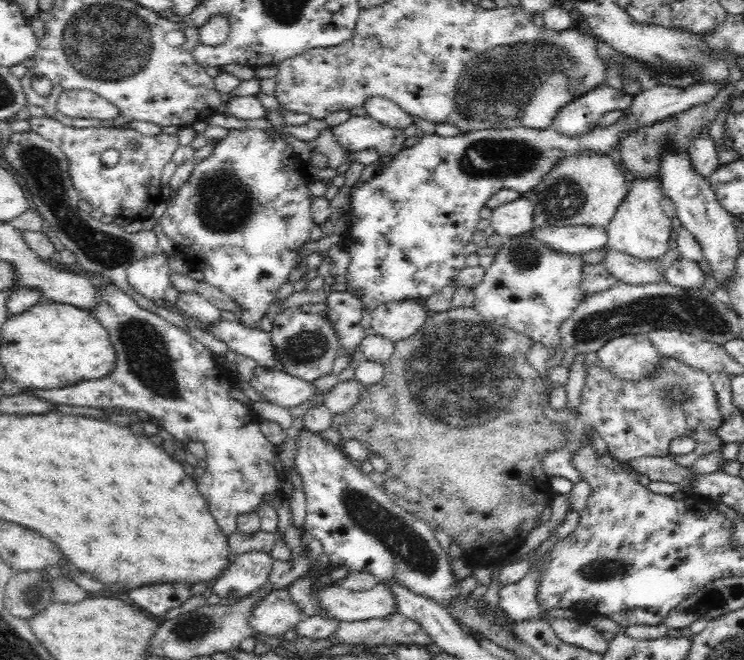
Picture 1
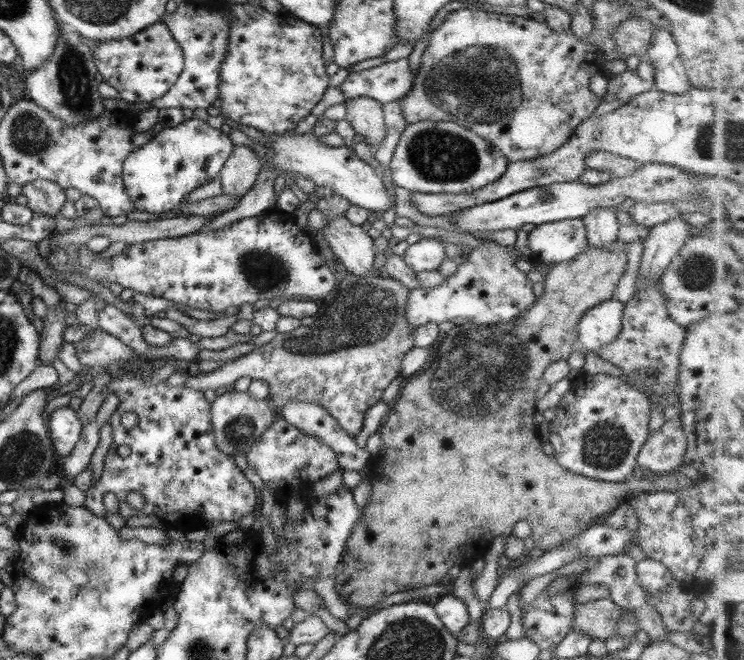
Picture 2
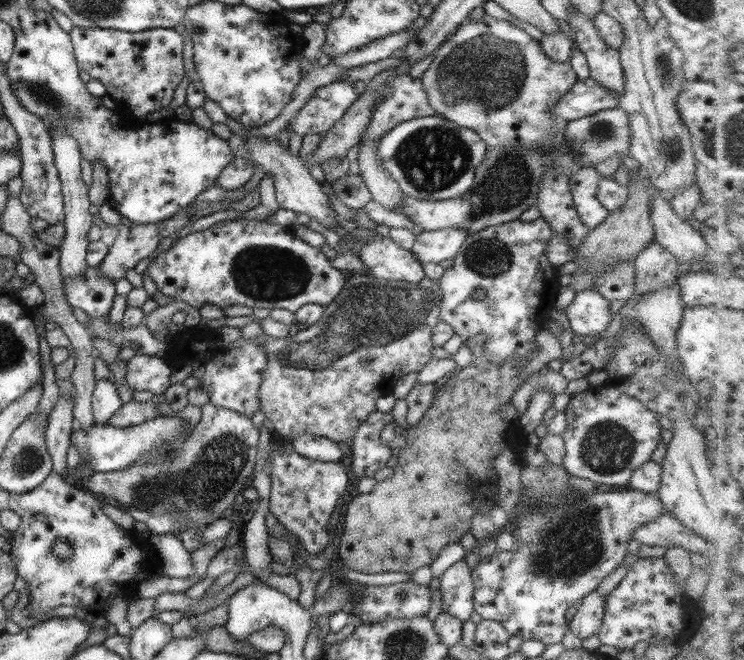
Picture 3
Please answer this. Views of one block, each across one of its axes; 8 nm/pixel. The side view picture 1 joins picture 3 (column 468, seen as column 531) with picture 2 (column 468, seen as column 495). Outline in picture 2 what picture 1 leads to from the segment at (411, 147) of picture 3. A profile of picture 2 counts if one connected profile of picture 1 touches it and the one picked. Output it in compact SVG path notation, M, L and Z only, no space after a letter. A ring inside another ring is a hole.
M423 120L406 124L389 161L391 179L405 190L427 194L469 194L495 182L507 166L499 149L454 122Z

